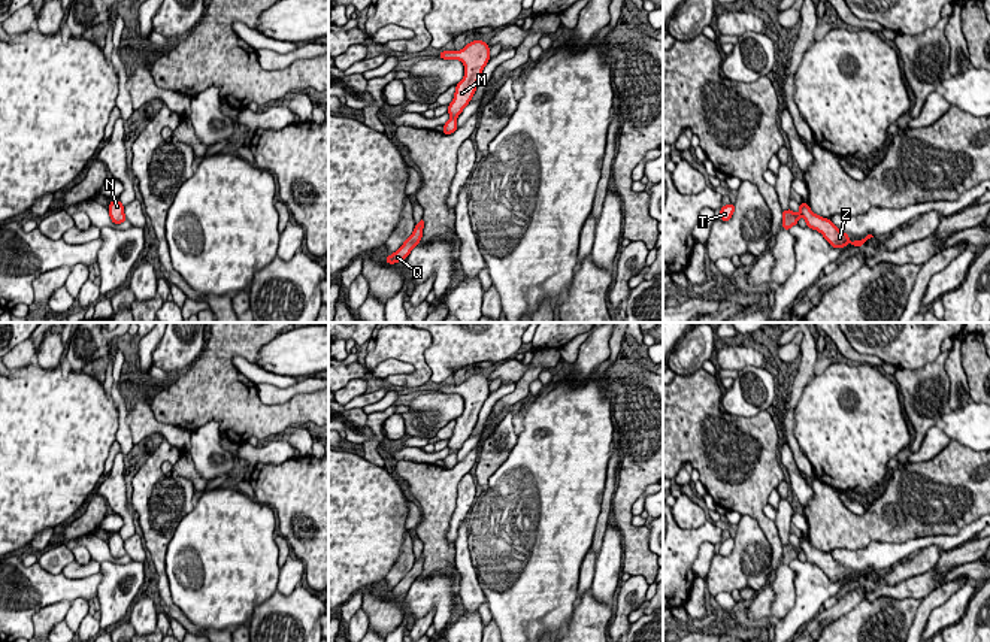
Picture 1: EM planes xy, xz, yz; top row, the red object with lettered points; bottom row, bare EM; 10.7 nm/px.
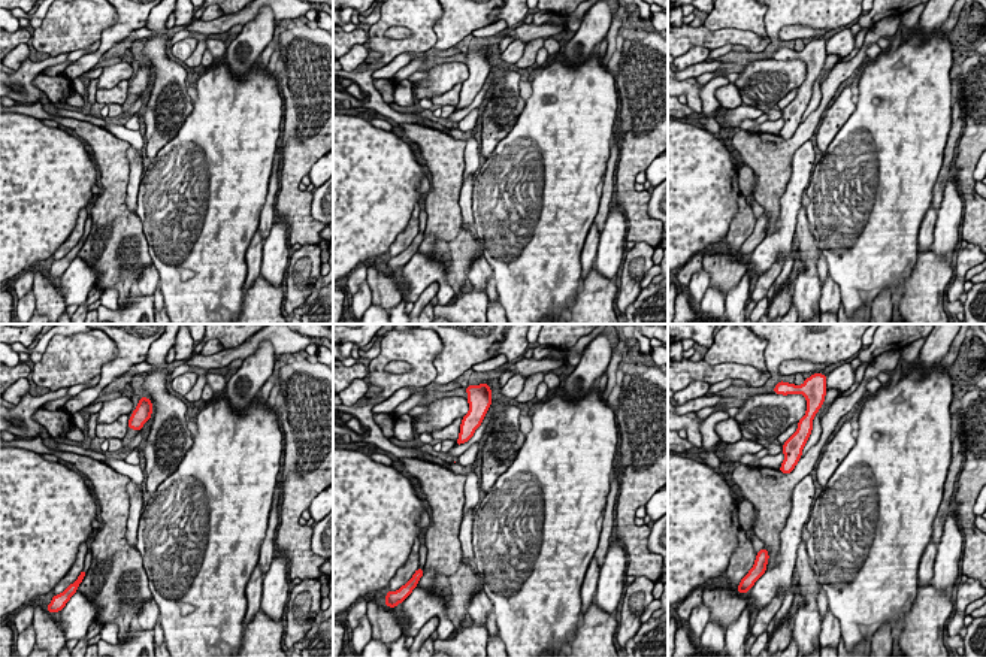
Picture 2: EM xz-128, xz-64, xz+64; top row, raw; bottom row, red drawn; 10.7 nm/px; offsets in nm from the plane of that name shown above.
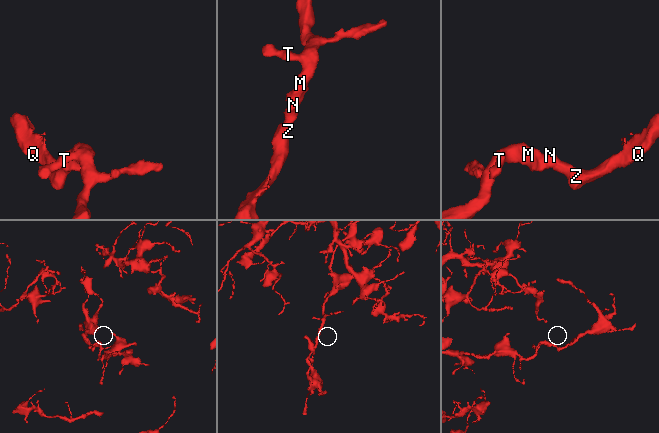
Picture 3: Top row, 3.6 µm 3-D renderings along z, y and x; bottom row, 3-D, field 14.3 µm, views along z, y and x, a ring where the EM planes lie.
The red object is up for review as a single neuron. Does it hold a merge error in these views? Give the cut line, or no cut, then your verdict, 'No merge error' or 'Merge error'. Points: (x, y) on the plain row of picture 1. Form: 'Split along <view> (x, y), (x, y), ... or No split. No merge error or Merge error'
No split. No merge error

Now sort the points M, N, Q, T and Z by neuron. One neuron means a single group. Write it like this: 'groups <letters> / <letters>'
groups M N Q T Z

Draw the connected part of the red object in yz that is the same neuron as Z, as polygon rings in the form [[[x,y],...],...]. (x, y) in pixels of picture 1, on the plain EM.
[[[800,537],[799,539],[799,546],[794,548],[791,543],[782,545],[782,564],[790,564],[793,560],[797,560],[799,552],[803,552],[806,557],[806,561],[817,564],[818,567],[823,569],[823,572],[832,579],[832,582],[844,582],[848,578],[851,581],[862,581],[865,576],[871,572],[872,569],[868,569],[862,575],[850,575],[850,570],[839,564],[832,554],[823,552],[817,548],[814,548],[809,542],[808,537]]]

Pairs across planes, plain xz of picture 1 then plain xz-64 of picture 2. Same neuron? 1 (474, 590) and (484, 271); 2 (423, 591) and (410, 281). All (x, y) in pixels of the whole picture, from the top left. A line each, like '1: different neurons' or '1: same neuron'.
1: same neuron
2: same neuron

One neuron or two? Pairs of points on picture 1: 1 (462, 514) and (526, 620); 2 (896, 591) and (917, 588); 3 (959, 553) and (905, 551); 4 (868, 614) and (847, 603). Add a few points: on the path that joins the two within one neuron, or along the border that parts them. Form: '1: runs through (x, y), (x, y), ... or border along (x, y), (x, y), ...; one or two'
1: border along (477, 497), (466, 518); two
2: runs through (901, 590), (913, 588); one
3: border along (974, 538), (944, 551); two
4: border along (863, 599), (826, 626); two

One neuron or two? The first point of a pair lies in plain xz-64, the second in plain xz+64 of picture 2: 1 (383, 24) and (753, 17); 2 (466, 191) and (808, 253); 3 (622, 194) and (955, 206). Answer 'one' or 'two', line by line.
1: one
2: one
3: two

